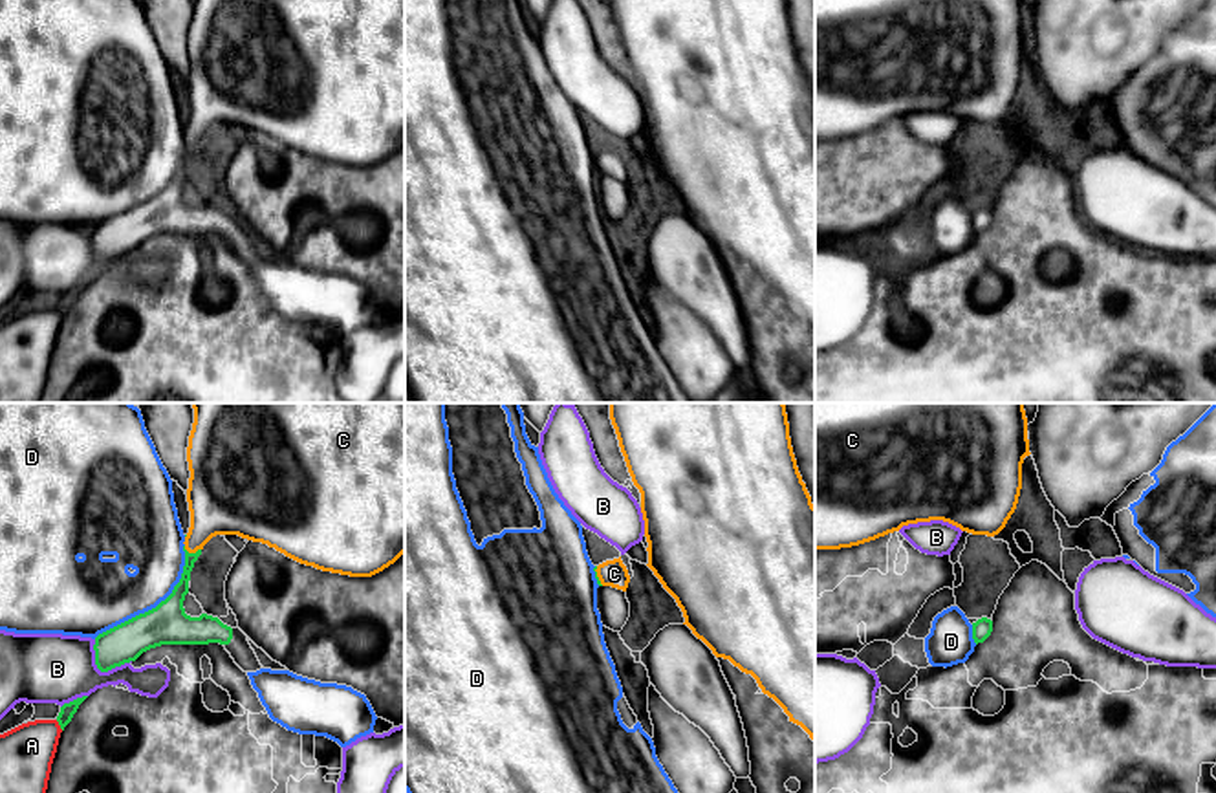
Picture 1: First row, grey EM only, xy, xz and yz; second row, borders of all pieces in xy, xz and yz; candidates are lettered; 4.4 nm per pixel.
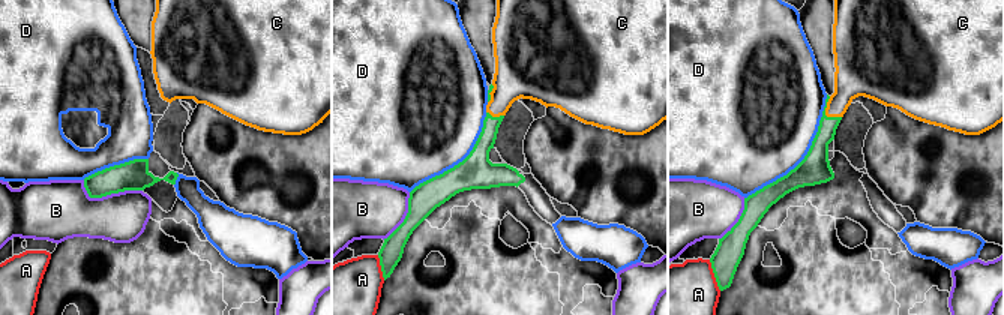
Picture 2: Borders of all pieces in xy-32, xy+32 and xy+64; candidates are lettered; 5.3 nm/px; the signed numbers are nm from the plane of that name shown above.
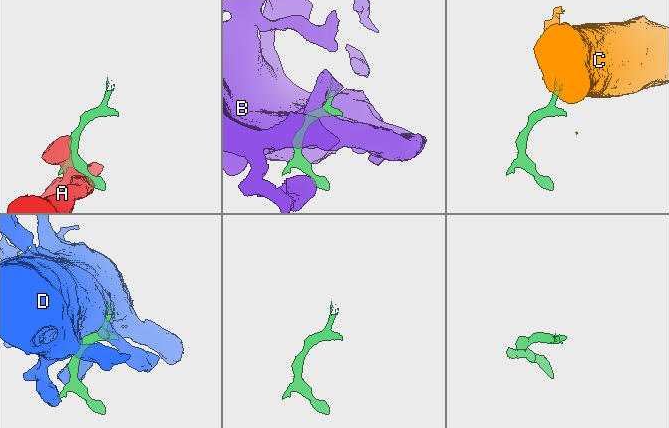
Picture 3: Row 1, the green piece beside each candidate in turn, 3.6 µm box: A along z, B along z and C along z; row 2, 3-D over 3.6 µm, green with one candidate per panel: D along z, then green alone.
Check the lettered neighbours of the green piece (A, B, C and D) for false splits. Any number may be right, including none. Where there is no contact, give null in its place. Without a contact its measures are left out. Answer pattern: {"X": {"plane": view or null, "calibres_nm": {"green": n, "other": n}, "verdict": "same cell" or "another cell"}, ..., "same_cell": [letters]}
{"A": {"plane": "xy", "calibres_nm": {"green": 70, "other": 240}, "verdict": "another cell"}, "B": {"plane": "xy", "calibres_nm": {"green": 170, "other": 300}, "verdict": "another cell"}, "C": {"plane": "xy", "calibres_nm": {"green": 100, "other": 280}, "verdict": "same cell"}, "D": {"plane": "xy", "calibres_nm": {"green": 180, "other": 300}, "verdict": "another cell"}, "same_cell": ["C"]}

